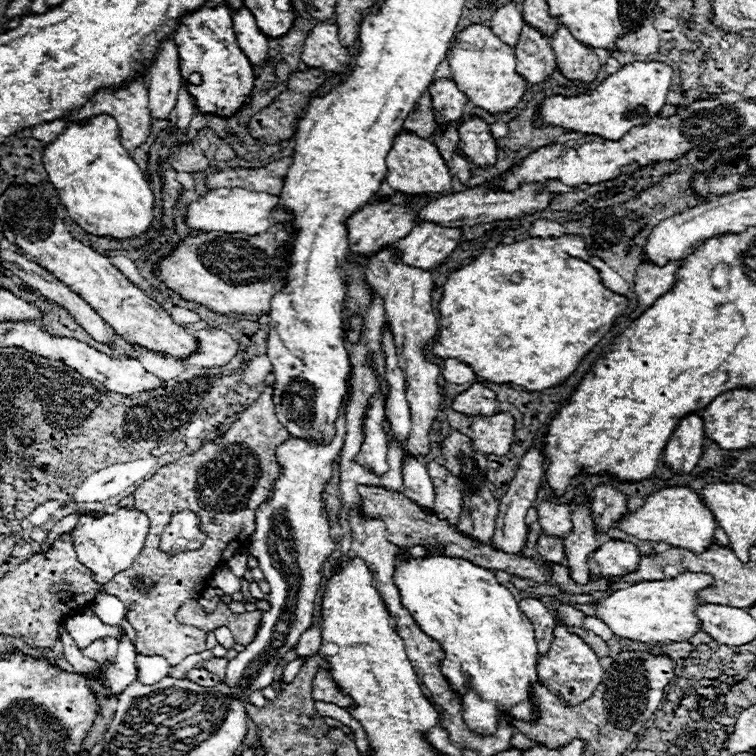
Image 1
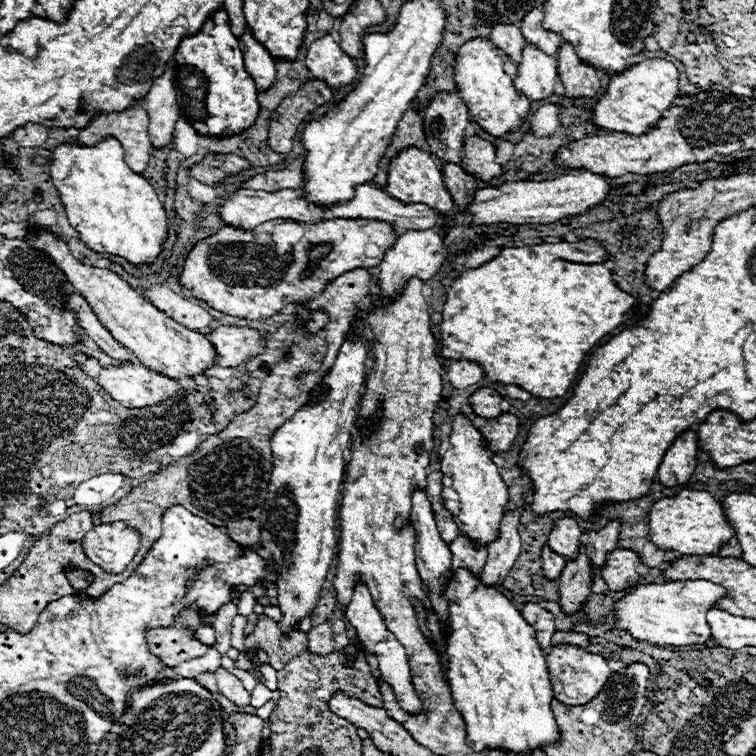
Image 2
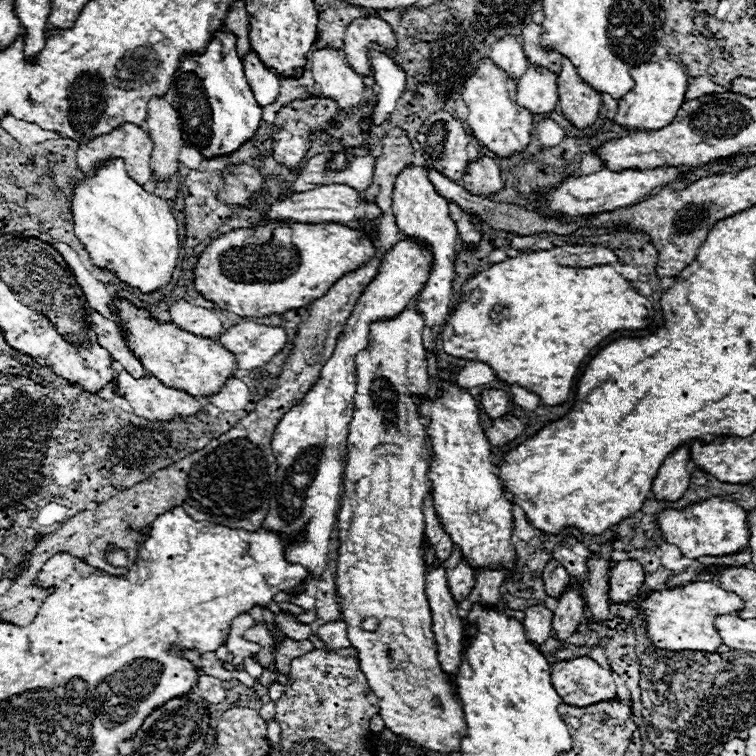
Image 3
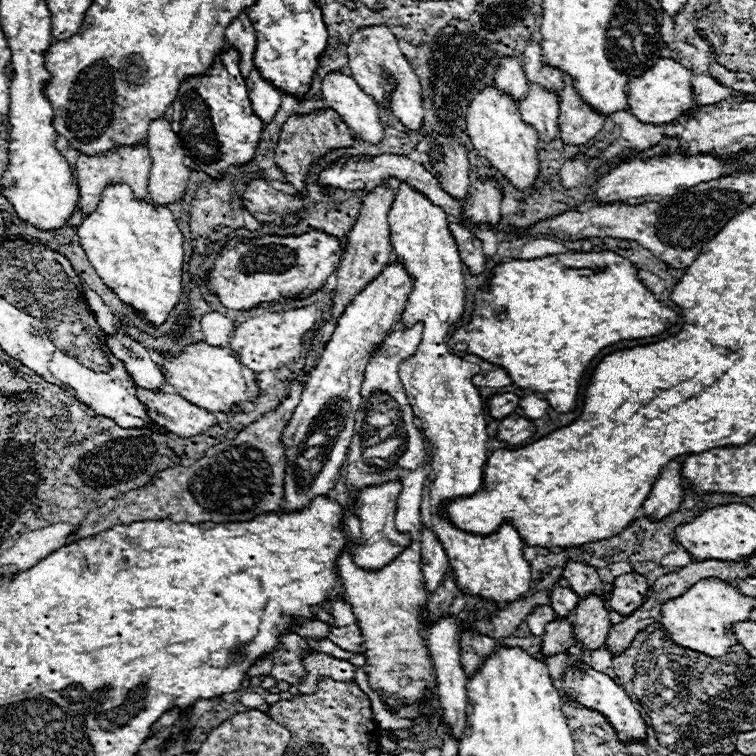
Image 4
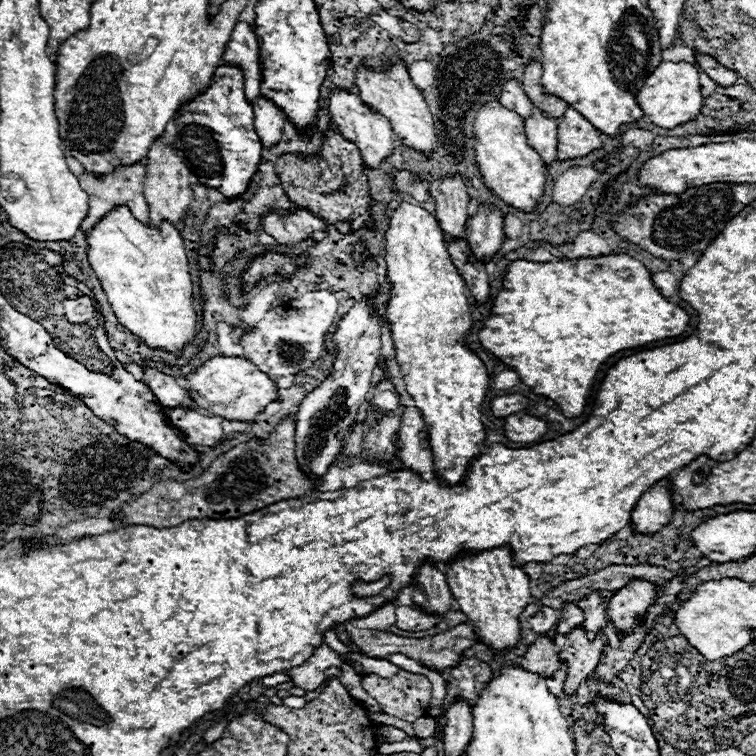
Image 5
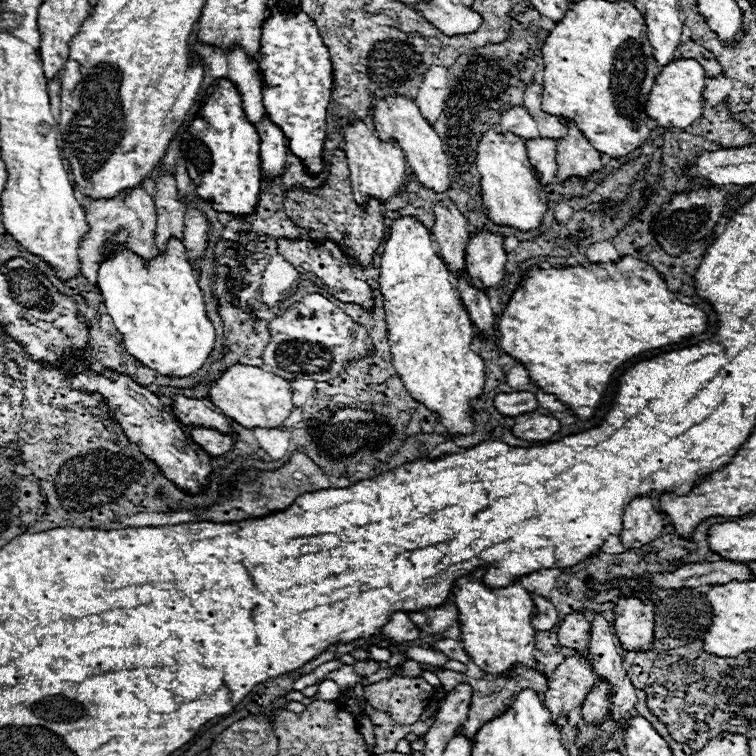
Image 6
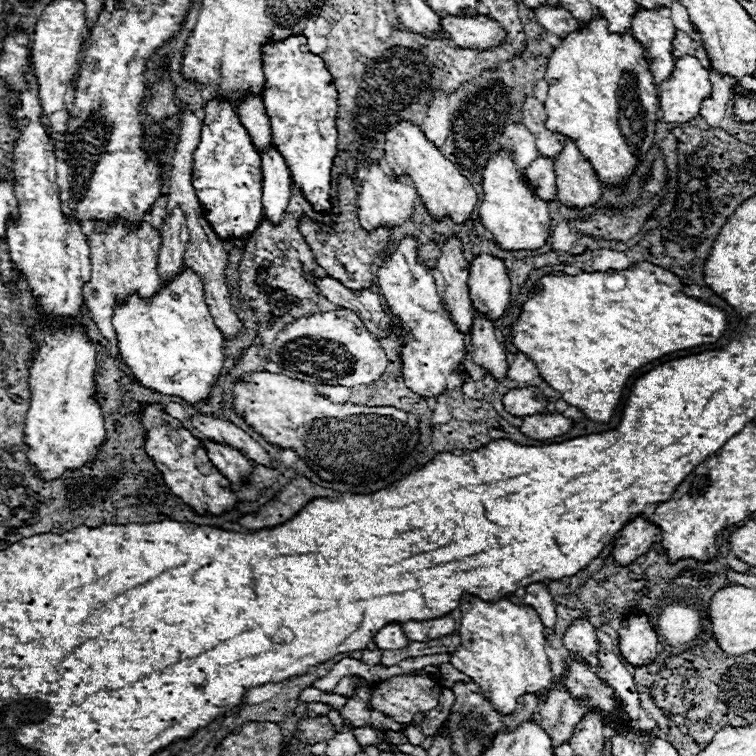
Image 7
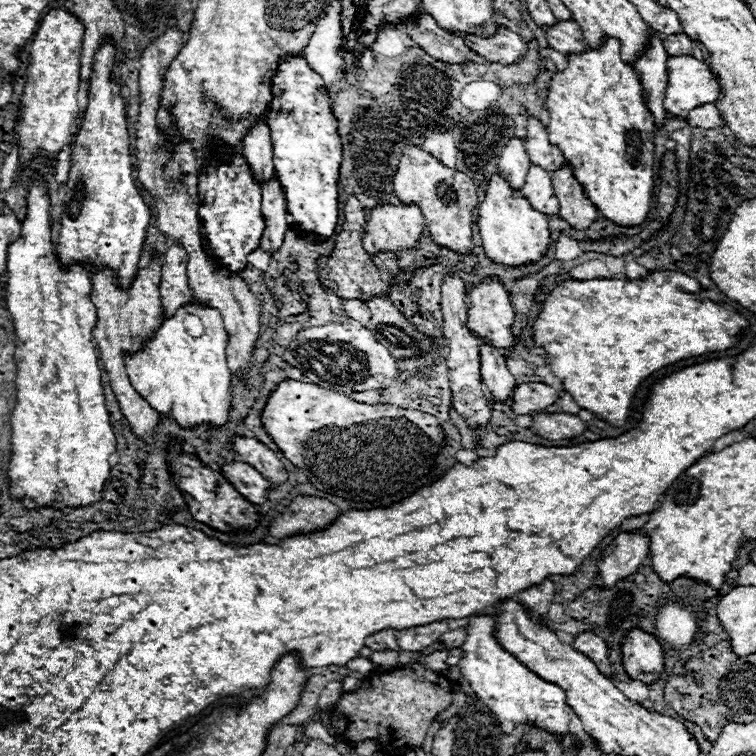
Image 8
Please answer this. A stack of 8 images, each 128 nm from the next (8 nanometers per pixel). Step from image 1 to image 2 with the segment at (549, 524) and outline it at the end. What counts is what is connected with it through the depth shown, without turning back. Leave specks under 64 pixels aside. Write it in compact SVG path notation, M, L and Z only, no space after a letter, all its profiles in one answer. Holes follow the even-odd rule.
M562 518L550 532L548 546L552 546L552 550L556 550L556 554L560 554L562 558L572 560L572 558L578 558L580 540L582 540L582 532L580 532L576 520Z

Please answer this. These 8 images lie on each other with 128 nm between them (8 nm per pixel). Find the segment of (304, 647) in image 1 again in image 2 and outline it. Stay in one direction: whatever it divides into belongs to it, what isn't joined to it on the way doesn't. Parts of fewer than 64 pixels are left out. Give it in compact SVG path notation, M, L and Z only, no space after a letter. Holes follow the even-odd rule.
M342 620L324 622L308 632L308 650L312 654L330 654L348 644L350 640L346 636L346 628Z

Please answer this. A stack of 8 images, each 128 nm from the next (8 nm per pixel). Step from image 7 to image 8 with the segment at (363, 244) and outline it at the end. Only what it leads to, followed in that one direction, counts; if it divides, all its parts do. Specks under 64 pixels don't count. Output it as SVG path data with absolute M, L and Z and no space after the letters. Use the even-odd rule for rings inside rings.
M350 196L346 206L344 206L344 224L342 224L342 234L336 236L336 244L332 250L330 258L320 258L320 278L322 280L332 280L338 288L330 288L338 298L344 300L370 300L372 296L386 296L388 288L394 286L394 278L400 272L398 258L394 254L378 254L372 258L366 254L362 248L362 234L366 230L366 214L360 202Z

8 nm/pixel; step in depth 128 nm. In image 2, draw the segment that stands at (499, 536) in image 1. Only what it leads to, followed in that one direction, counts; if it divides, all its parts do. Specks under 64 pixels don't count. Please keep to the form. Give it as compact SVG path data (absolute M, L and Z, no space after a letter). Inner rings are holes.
M506 512L500 522L500 538L488 546L488 560L480 572L480 580L486 586L498 586L520 554L520 534L516 530L520 512Z

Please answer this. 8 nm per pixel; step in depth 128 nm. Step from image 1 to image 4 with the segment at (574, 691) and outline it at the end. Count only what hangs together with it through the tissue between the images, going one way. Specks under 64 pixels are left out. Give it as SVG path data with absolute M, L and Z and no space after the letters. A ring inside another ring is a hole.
M576 662L564 676L564 690L570 696L574 696L578 700L578 704L602 712L608 718L608 722L612 722L612 728L616 730L620 742L624 742L624 744L630 742L630 740L642 742L642 744L646 742L646 722L642 720L640 712L634 708L628 694L622 688L618 688L610 676L600 674L600 672L592 670L592 668L588 668L586 664Z

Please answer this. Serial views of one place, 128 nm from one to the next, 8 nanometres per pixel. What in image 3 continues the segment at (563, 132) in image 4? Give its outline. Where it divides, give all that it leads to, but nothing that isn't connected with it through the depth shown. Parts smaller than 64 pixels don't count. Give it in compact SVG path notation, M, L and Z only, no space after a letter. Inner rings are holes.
M562 58L562 72L558 80L562 116L576 128L590 128L600 112L600 94L580 80L568 58Z

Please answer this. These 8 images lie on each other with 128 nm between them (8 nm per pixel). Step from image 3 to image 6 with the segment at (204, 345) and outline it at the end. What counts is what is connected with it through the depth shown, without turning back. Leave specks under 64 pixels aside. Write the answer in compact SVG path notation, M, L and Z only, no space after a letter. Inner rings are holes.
M234 364L222 374L218 382L210 388L210 398L222 414L230 416L244 428L284 428L286 418L294 412L292 388L286 378L280 378L264 368Z

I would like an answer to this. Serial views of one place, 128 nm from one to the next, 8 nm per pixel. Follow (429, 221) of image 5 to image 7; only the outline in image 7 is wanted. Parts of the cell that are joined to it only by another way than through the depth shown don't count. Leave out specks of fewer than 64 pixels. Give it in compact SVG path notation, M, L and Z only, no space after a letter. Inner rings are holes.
M404 238L396 250L392 250L386 260L386 266L378 270L378 286L386 298L386 306L392 314L402 322L404 332L410 332L416 342L408 342L402 348L402 374L406 386L422 396L436 398L446 392L446 378L454 370L458 372L460 362L466 354L464 334L460 334L446 308L442 306L442 298L436 290L436 282L430 270L424 264L416 262L416 242L414 238Z

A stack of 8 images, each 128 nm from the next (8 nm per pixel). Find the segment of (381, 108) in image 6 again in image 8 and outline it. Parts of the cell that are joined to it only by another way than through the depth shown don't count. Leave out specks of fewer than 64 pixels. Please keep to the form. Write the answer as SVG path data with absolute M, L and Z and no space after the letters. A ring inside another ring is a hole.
M406 146L394 176L394 194L404 204L420 206L430 238L438 246L458 254L472 252L472 222L474 210L478 206L478 194L474 182L466 174L446 168L418 146Z

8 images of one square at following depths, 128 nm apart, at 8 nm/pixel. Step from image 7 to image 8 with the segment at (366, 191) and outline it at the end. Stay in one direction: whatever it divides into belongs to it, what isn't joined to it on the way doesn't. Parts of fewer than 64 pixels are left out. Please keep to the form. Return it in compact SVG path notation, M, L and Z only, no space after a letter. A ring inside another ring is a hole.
M380 204L366 216L366 234L362 238L368 254L418 250L424 232L424 218L418 206Z

